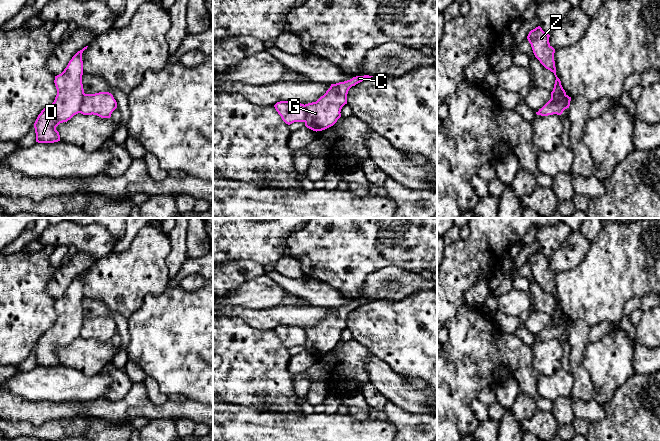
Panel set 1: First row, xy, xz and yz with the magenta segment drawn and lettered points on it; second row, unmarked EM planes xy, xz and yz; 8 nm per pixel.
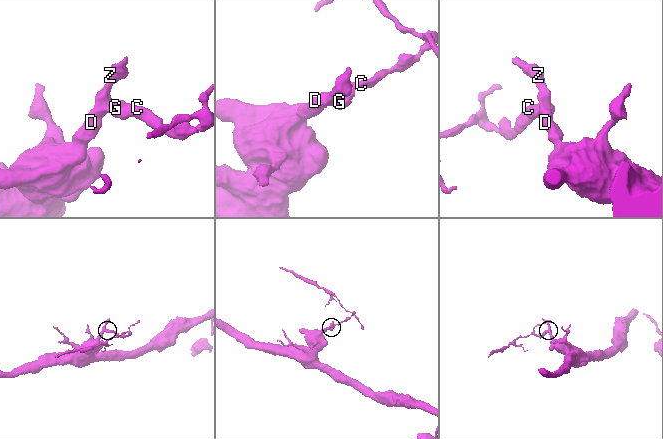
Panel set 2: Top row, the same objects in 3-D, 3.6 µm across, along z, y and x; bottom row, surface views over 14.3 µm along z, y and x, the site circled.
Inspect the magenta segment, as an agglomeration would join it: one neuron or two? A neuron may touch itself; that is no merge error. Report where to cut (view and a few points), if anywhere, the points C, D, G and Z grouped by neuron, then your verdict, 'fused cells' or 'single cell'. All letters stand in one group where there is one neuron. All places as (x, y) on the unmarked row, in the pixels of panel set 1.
cut in xy along (85, 318), (79, 336); C G / D Z; fused cells

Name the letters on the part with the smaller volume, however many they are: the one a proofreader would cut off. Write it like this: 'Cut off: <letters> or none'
Cut off: C, G

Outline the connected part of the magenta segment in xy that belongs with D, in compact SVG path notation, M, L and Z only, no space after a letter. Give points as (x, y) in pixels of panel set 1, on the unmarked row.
M87 271L78 275L64 295L55 300L57 319L54 326L41 335L34 347L36 366L54 367L60 365L56 351L80 337L85 320L82 308L82 277Z

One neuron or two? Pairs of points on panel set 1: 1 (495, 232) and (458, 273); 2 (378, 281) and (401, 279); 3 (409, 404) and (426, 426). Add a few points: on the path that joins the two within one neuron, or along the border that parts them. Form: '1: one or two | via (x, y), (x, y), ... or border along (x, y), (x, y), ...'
1: one | via (485, 241), (466, 262)
2: one | via (384, 281), (395, 279)
3: two | border along (395, 405), (410, 412), (426, 414)

